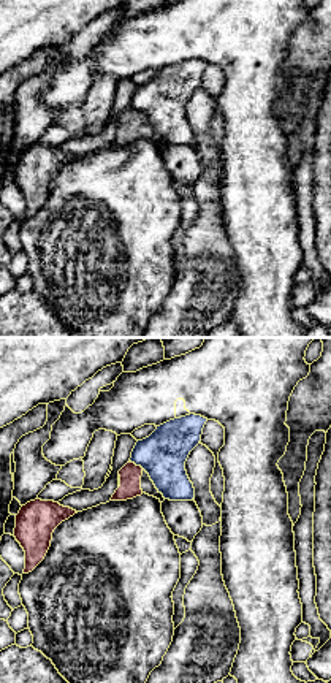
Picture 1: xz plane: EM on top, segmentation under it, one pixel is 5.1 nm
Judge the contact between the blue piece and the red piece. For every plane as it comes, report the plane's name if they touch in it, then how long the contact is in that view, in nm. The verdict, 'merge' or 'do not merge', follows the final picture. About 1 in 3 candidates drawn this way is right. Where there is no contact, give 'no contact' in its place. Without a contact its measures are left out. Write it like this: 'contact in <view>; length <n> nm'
contact in xz; length 80 nm

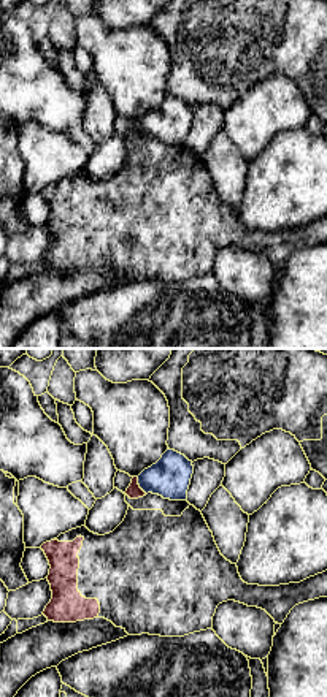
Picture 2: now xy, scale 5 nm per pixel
contact in xy; length 100 nm

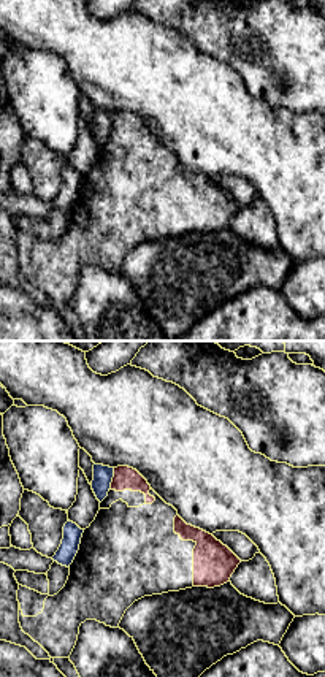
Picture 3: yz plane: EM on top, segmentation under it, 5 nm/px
contact in yz; length 120 nm

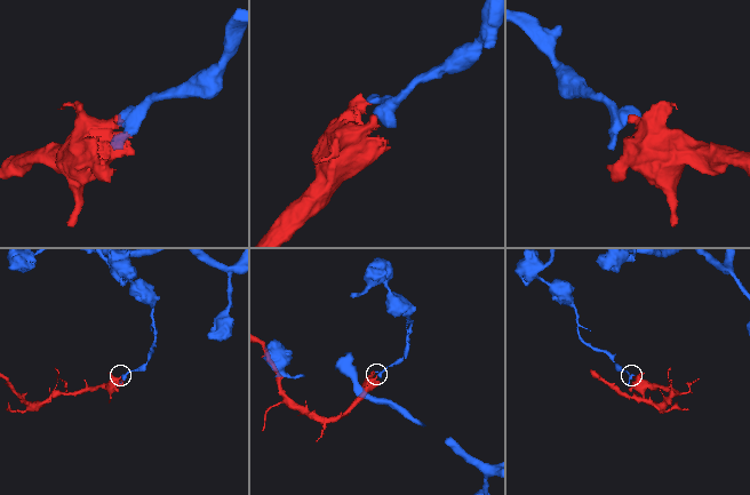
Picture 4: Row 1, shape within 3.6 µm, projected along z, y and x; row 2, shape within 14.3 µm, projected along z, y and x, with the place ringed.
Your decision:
do not merge

